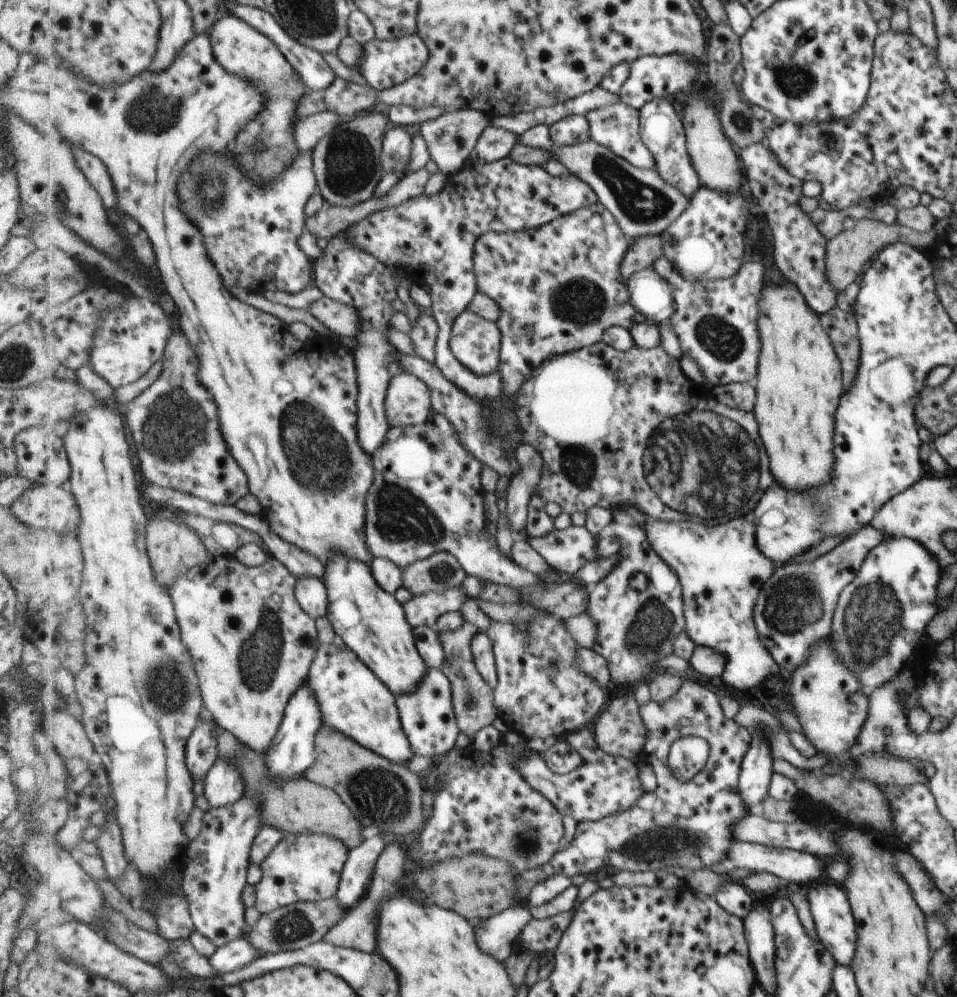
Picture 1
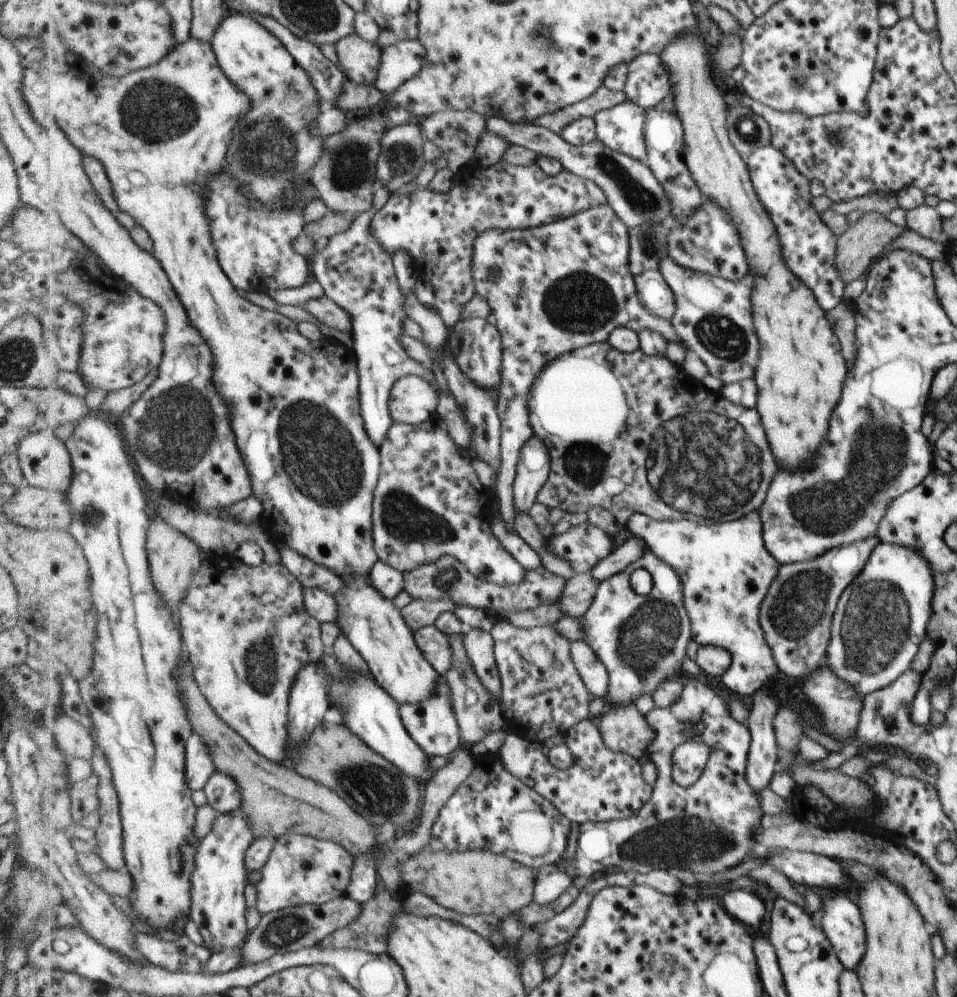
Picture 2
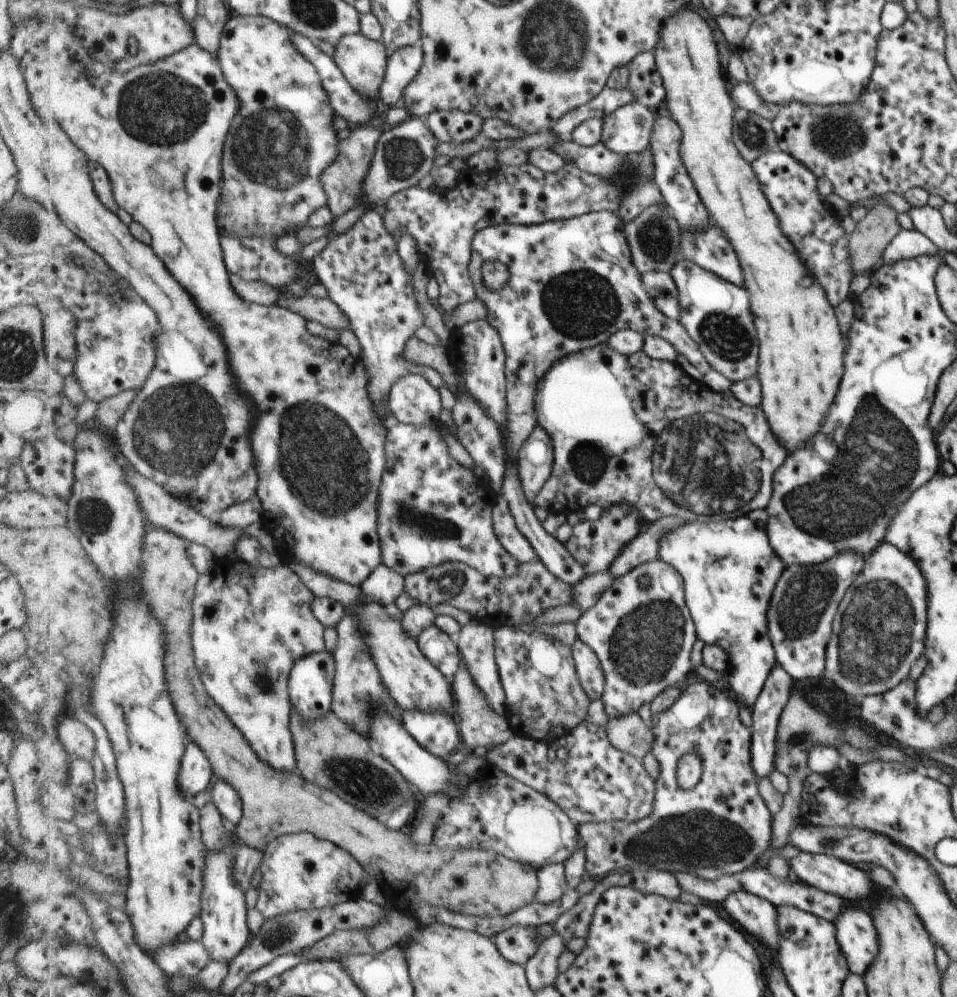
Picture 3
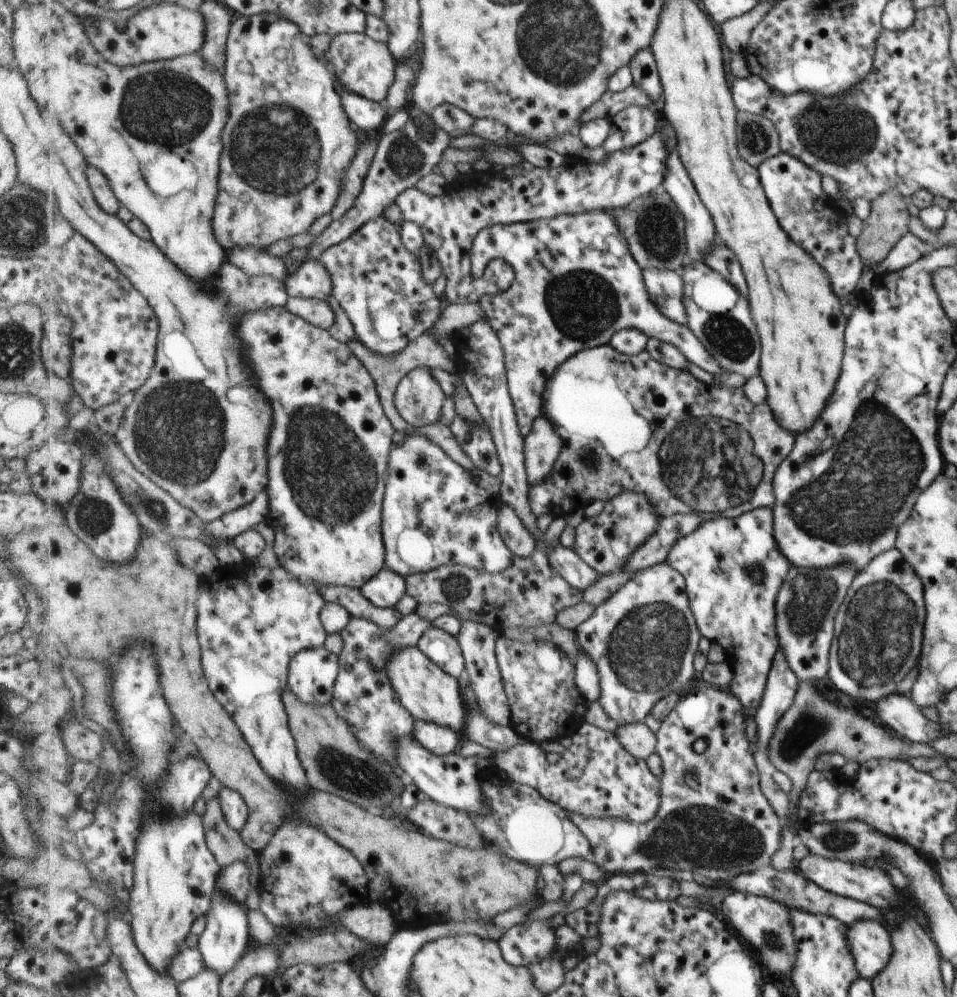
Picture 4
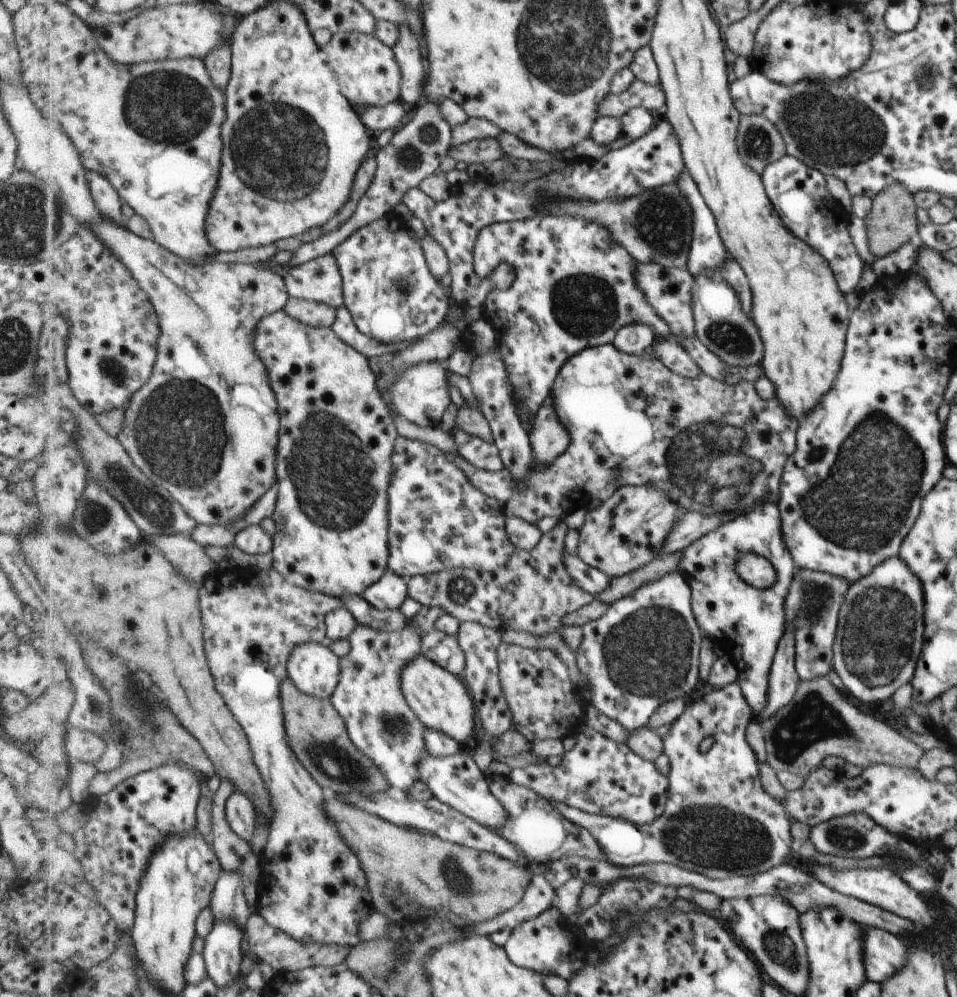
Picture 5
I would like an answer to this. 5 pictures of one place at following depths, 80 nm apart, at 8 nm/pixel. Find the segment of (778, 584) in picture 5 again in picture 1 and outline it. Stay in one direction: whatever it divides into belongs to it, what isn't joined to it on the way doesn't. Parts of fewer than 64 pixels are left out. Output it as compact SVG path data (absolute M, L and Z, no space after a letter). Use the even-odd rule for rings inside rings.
M743 516L723 522L705 526L696 520L691 522L689 518L678 522L665 522L650 519L646 522L649 543L657 554L661 556L680 578L684 590L684 616L686 620L686 632L699 646L707 646L715 652L719 652L725 660L721 681L735 690L749 690L755 684L759 684L763 678L777 674L779 668L771 660L767 650L760 644L755 626L753 626L753 604L757 600L757 594L767 578L773 574L773 562L757 550L755 538L755 526L749 517Z

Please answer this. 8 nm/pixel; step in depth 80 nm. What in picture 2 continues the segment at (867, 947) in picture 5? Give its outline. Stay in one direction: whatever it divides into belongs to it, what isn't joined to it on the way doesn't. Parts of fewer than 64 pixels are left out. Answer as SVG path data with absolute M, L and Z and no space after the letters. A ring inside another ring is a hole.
M821 892L820 897L821 912L816 919L841 966L853 971L865 952L865 928L859 908L843 894L831 898Z

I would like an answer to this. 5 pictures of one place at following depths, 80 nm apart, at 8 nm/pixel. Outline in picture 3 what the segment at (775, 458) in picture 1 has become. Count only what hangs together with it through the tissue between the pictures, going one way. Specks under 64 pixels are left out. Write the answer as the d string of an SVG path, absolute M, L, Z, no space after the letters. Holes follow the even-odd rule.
M689 8L677 12L677 16L667 18L654 54L667 88L670 117L683 130L683 162L709 208L709 216L725 232L725 238L733 242L733 248L741 254L741 266L745 266L743 287L749 292L748 306L753 306L753 318L757 318L756 336L761 338L761 370L756 370L755 375L760 382L760 398L765 386L761 410L765 410L769 428L779 444L793 450L821 426L841 380L843 338L834 308L780 230L779 220L768 206L751 164L737 154L731 142L733 106L721 78L709 22Z

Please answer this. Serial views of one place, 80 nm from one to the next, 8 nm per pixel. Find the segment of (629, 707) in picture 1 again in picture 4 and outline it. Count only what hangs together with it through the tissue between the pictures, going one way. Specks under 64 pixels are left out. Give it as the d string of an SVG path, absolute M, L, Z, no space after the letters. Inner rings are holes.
M645 722L620 725L615 736L621 746L637 759L646 760L657 751L656 733Z

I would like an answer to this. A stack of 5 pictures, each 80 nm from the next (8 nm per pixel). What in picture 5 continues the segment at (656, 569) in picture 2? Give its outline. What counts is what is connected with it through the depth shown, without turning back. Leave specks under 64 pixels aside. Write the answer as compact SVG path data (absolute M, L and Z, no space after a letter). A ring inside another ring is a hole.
M671 573L656 583L641 587L631 596L626 596L616 603L612 603L603 616L595 621L589 621L583 628L584 641L581 643L581 648L577 652L577 660L579 670L582 674L582 680L588 685L588 689L590 690L590 704L595 705L597 710L600 710L603 714L609 716L609 718L620 722L627 731L633 732L647 728L651 717L661 705L675 701L678 698L687 698L697 688L700 678L700 654L702 642L705 639L705 632L696 619L696 614L692 607L691 584L689 584L688 579L683 573Z

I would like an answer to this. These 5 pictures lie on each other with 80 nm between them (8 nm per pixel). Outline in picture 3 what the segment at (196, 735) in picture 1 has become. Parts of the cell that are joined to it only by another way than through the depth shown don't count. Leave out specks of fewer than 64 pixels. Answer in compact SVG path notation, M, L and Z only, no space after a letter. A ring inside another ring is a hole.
M189 740L181 764L180 784L185 798L193 799L199 792L208 790L214 778L211 760L196 744Z

